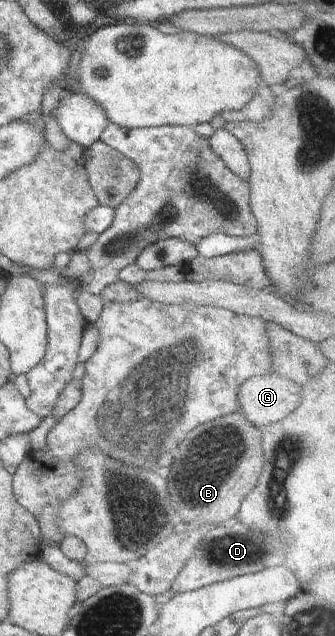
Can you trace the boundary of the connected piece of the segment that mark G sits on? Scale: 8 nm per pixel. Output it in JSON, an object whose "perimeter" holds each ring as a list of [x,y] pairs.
{"perimeter":[[[252,377],[238,389],[242,413],[258,427],[286,419],[300,405],[300,387],[284,377]]]}

